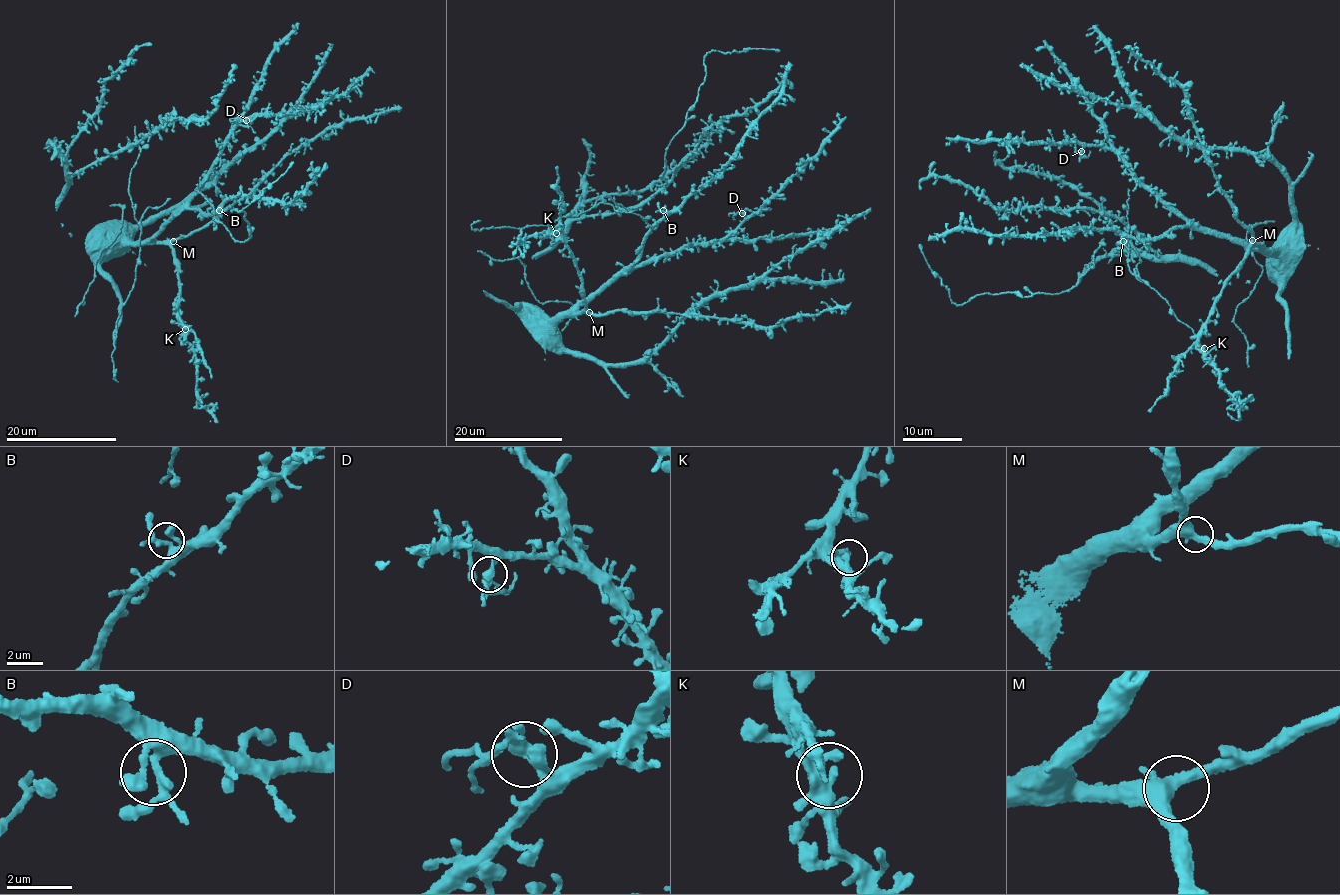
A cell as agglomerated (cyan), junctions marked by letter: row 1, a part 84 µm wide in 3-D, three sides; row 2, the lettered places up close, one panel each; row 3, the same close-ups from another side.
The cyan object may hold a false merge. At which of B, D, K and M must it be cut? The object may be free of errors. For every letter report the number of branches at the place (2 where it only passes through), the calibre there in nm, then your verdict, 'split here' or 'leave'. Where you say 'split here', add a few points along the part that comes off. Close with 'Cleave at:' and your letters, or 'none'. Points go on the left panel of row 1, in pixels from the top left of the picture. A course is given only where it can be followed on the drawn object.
B: 4 | 280 nm | leave
D: 4 | 260 nm | split here | (247, 120), (229, 119)
K: 4 | 280 nm | leave
M: 4 | 420 nm | leave
Cleave at: D

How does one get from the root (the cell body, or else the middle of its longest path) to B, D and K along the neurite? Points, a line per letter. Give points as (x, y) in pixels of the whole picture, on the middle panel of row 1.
B: (545, 315), (552, 318), (576, 311), (623, 268), (634, 265), (640, 259), (646, 237), (663, 218), (663, 210)
D: (545, 315), (552, 318), (576, 311), (618, 275), (686, 246), (705, 244), (729, 235), (743, 223), (742, 213)
K: (545, 315), (577, 312), (585, 305), (578, 269), (562, 232), (556, 228), (556, 233)

